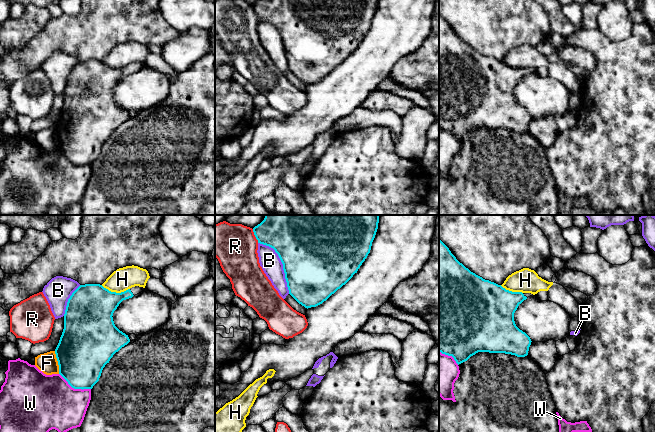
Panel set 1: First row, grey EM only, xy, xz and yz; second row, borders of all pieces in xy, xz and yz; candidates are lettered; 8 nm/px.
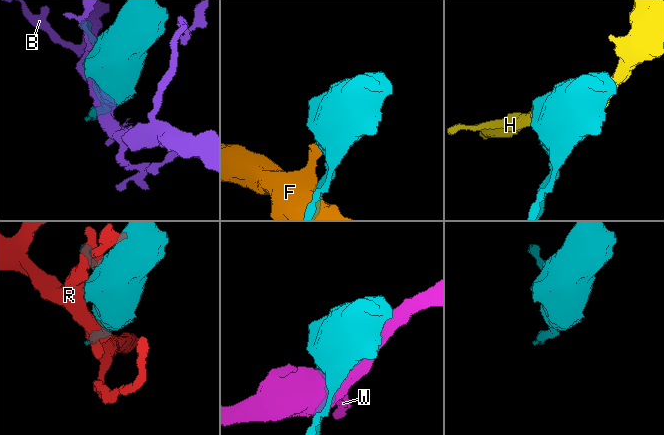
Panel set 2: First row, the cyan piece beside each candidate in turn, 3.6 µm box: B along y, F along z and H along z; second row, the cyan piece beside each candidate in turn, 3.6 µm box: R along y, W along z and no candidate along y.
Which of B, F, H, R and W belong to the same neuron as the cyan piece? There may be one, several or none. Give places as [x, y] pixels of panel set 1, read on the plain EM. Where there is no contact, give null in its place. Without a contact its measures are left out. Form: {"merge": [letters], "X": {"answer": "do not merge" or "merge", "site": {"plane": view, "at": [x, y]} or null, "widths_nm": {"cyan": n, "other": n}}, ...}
{"merge": [], "B": {"answer": "do not merge", "site": {"plane": "xz", "at": [282, 39]}, "widths_nm": {"cyan": 500, "other": 160}}, "F": {"answer": "do not merge", "site": {"plane": "xy", "at": [58, 138]}, "widths_nm": {"cyan": 440, "other": 160}}, "H": {"answer": "do not merge", "site": {"plane": "xy", "at": [115, 68]}, "widths_nm": {"cyan": 380, "other": 180}}, "R": {"answer": "do not merge", "site": {"plane": "xz", "at": [255, 12]}, "widths_nm": {"cyan": 260, "other": 360}}, "W": {"answer": "do not merge", "site": {"plane": "xy", "at": [74, 164]}, "widths_nm": {"cyan": 380, "other": 440}}}

